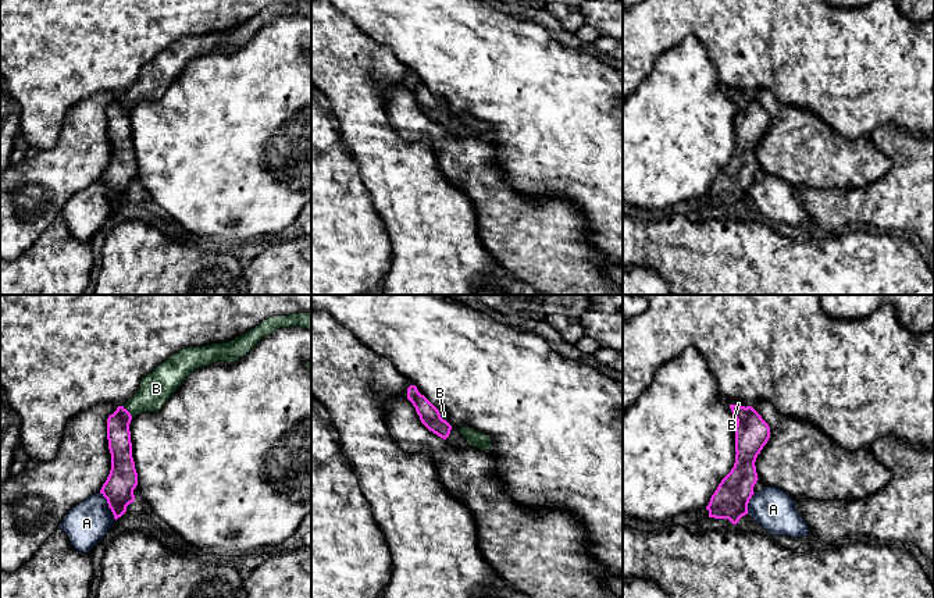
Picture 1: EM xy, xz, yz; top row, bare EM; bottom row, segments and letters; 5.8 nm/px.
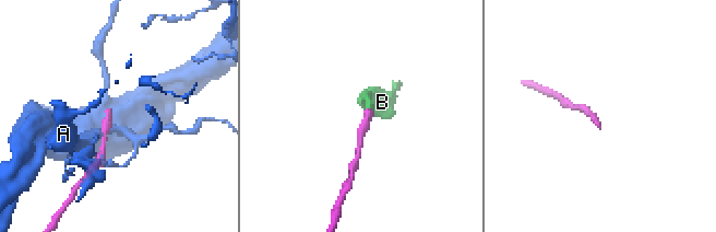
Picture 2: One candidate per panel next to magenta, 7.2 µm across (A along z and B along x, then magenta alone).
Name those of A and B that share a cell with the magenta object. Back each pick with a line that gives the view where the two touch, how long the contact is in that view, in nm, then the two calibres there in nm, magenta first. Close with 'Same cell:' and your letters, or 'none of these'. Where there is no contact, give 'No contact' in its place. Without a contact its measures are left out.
B: Touches magenta in xy. Shared border 90 nm. Thickness 140 nm (magenta) against 190 nm
Same cell: B

